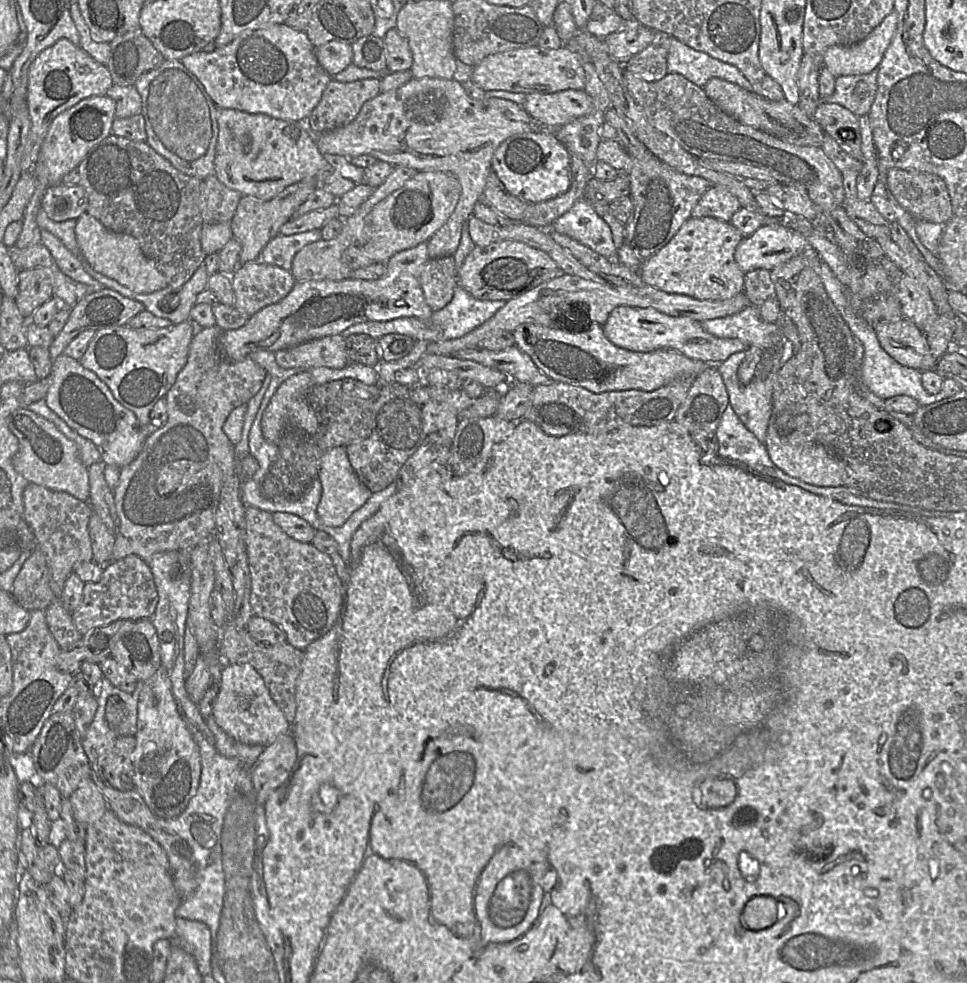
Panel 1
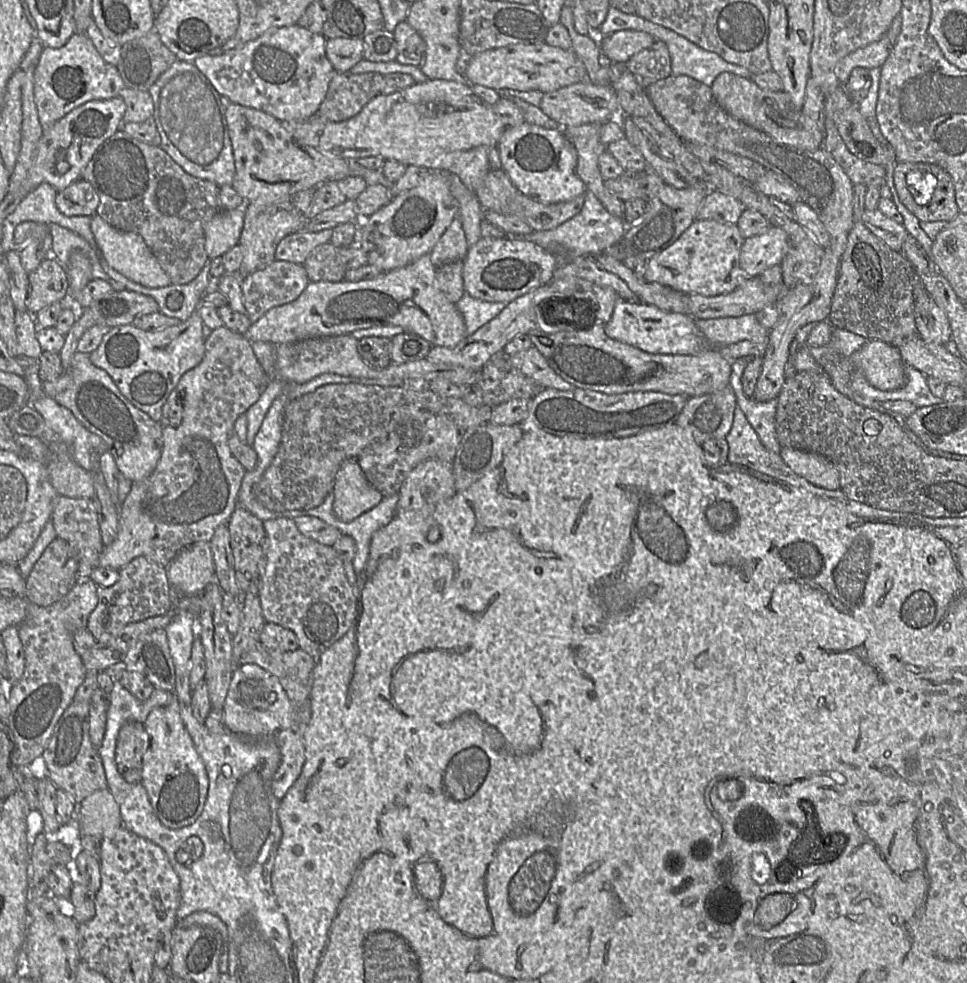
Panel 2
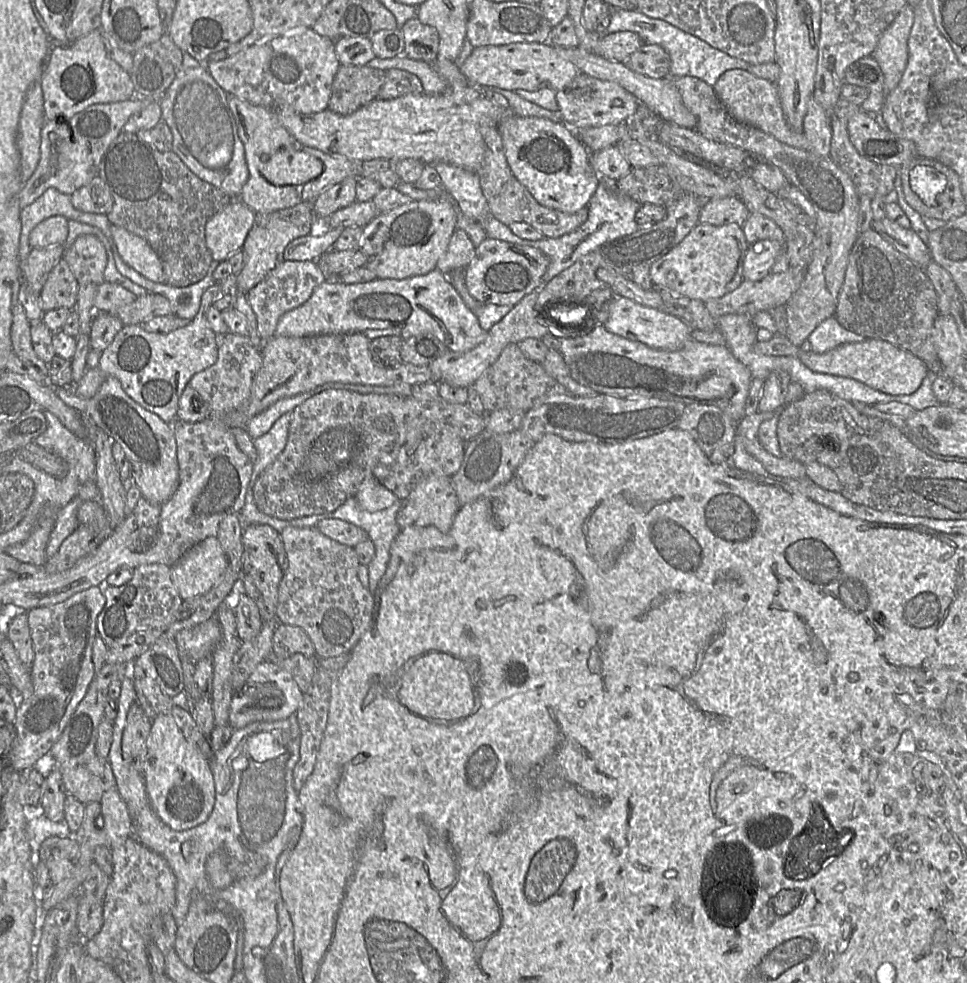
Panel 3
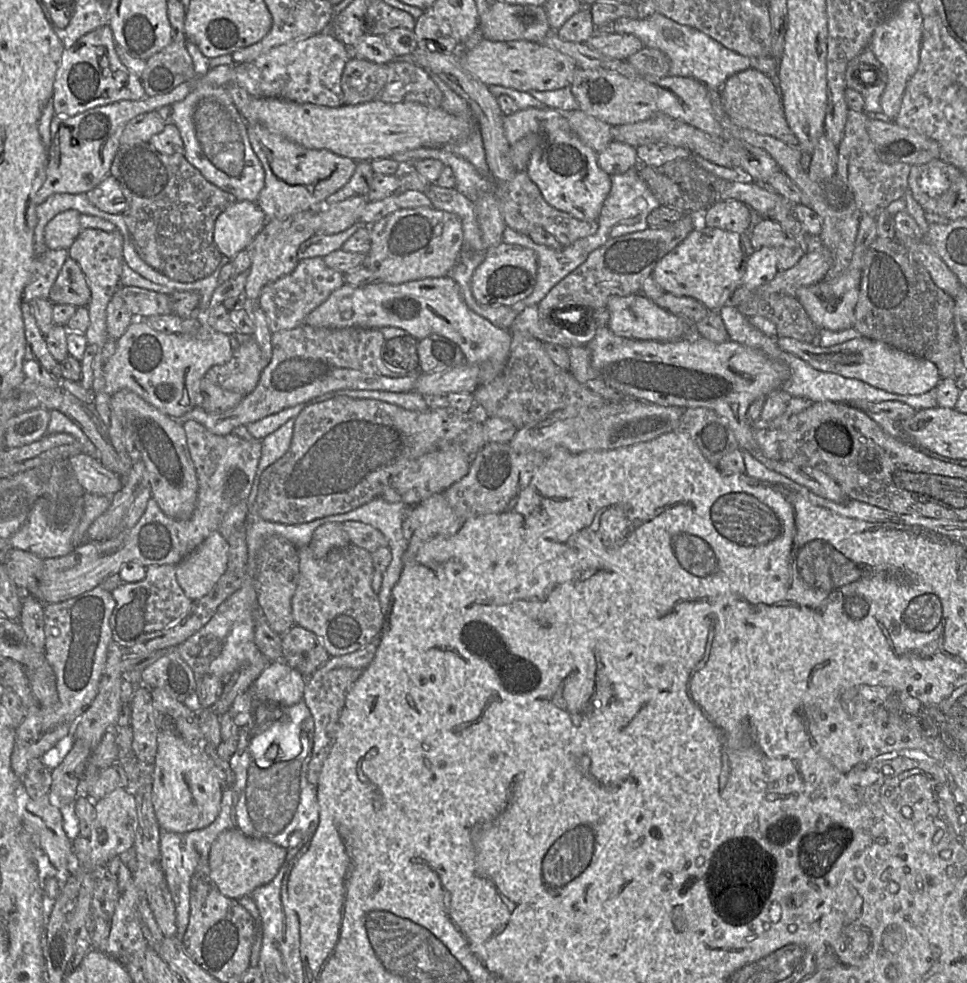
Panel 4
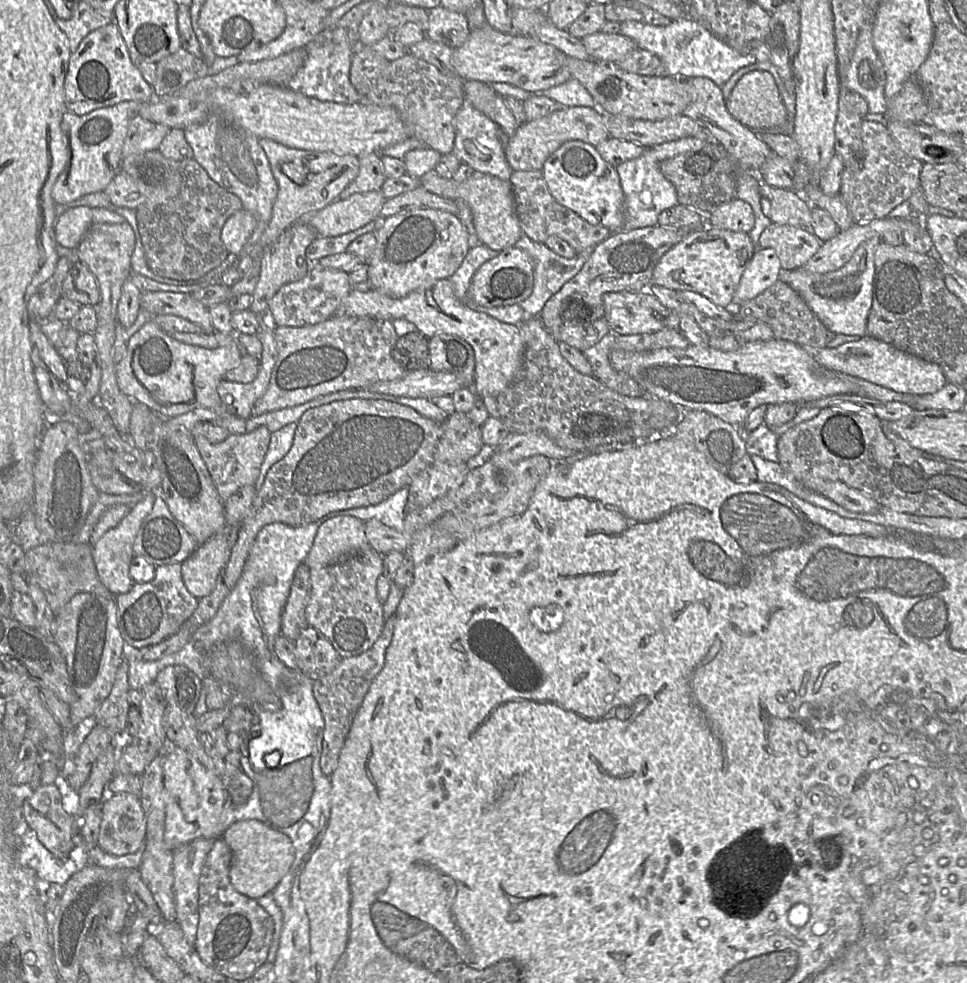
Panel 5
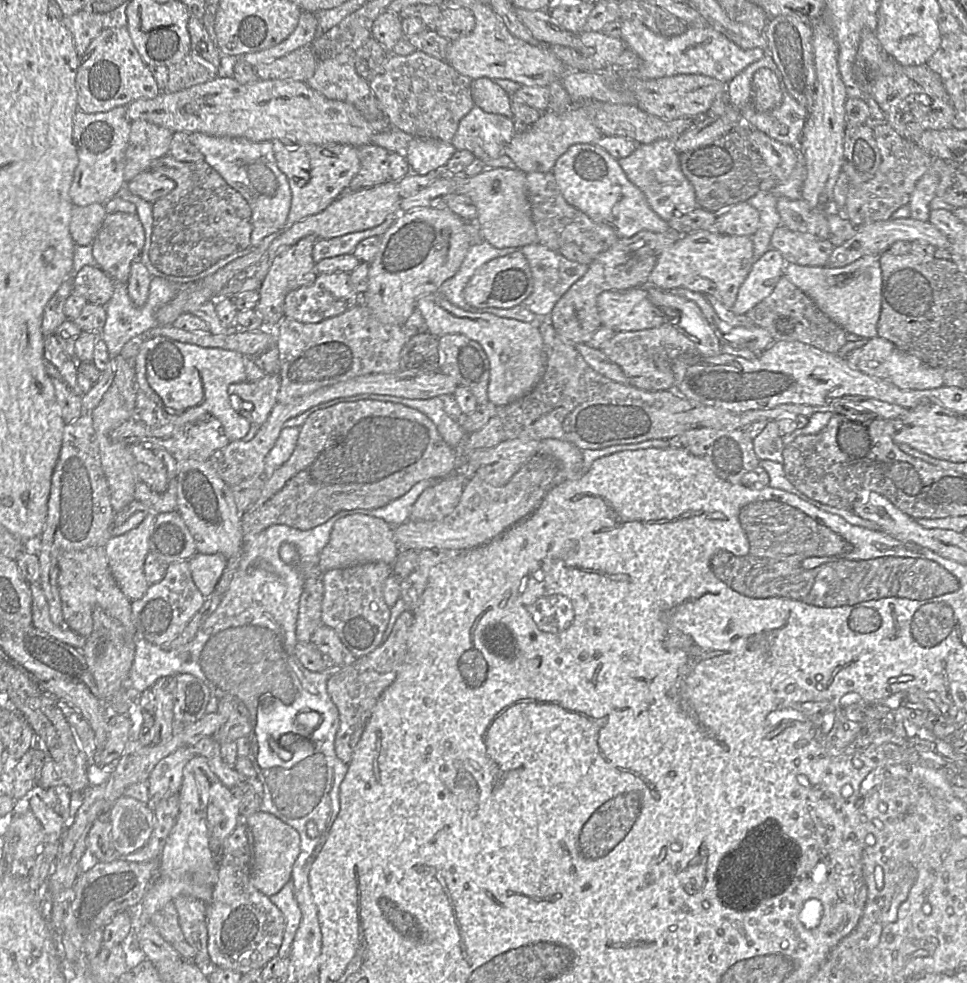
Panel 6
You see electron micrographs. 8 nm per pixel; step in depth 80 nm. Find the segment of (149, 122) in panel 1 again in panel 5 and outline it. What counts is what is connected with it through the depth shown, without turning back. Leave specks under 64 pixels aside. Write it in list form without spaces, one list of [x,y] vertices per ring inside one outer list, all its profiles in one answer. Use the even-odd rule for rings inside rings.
[[[211,115],[204,122],[189,125],[183,130],[193,150],[193,159],[215,183],[236,195],[243,209],[256,218],[256,228],[243,247],[243,252],[248,253],[266,230],[278,194],[278,184],[259,139],[251,132],[226,121],[221,115]]]

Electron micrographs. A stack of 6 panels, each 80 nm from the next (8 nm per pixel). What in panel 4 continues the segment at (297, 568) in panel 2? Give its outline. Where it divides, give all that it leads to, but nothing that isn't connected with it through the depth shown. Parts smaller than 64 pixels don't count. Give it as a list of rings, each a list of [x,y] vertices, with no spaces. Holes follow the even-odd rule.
[[[349,544],[336,548],[323,558],[316,558],[309,545],[297,549],[299,558],[299,581],[292,598],[292,613],[295,625],[318,636],[330,657],[338,657],[361,650],[379,637],[384,614],[378,595],[372,589],[374,565],[371,553]]]

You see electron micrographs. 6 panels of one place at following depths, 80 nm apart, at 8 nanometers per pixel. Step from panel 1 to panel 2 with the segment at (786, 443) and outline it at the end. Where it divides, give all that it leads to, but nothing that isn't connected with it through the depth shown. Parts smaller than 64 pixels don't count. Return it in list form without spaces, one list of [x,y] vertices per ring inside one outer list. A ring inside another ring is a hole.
[[[781,447],[779,455],[794,473],[810,483],[829,490],[840,488],[839,470],[826,457],[790,447]]]

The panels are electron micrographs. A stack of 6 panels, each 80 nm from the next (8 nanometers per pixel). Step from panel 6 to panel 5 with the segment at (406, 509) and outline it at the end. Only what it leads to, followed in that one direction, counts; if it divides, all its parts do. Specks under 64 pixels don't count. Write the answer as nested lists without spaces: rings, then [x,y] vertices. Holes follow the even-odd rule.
[[[404,487],[384,501],[371,506],[348,509],[340,516],[353,516],[363,521],[376,519],[397,531],[404,531],[408,488]]]

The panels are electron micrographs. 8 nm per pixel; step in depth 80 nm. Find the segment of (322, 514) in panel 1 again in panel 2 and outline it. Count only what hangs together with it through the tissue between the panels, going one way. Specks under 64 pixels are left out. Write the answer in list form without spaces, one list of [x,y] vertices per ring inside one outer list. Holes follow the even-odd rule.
[[[356,459],[342,463],[331,490],[333,514],[343,522],[350,522],[380,503],[384,495],[366,479]]]

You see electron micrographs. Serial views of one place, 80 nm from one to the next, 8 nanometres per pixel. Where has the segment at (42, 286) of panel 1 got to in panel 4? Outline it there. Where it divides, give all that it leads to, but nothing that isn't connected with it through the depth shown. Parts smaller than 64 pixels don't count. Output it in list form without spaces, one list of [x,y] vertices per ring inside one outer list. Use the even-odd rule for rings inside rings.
[[[68,258],[49,292],[48,300],[53,304],[87,307],[91,291],[79,264]]]

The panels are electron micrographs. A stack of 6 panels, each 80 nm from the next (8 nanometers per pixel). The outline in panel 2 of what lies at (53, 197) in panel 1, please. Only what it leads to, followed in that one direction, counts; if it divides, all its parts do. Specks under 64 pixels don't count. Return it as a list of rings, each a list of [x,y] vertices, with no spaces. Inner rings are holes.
[[[80,179],[67,188],[58,191],[55,204],[65,216],[94,216],[99,197],[93,187]]]

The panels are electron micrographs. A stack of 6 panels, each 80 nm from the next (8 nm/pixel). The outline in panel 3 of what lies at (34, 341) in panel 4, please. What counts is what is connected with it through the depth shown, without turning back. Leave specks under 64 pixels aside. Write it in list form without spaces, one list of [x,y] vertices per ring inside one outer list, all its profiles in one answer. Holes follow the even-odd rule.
[[[12,294],[12,317],[10,336],[13,352],[20,359],[32,361],[43,374],[47,374],[47,363],[41,360],[33,349],[31,321],[27,318],[25,310],[18,300],[18,294]]]

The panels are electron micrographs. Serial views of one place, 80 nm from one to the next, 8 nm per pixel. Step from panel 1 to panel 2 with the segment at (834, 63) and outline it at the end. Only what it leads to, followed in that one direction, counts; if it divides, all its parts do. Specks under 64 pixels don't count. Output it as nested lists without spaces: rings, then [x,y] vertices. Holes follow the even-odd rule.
[[[887,35],[880,40],[862,47],[840,60],[835,66],[835,74],[841,84],[848,81],[851,71],[856,67],[873,69],[881,67],[886,61],[891,44]]]

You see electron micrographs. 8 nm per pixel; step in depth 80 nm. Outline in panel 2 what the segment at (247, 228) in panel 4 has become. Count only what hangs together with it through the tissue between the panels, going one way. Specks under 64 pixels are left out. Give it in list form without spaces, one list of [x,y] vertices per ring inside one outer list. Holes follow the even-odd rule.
[[[244,208],[221,210],[204,224],[205,251],[208,258],[222,257],[239,244],[244,224]]]

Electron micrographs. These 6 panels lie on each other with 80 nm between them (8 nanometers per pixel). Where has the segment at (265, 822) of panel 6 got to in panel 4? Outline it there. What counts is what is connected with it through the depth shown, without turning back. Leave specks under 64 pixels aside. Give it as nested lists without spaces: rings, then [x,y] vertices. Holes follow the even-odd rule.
[[[237,829],[223,831],[211,846],[208,863],[210,877],[219,891],[229,898],[250,896],[253,890],[269,883],[286,862],[287,851],[270,841],[246,836]]]

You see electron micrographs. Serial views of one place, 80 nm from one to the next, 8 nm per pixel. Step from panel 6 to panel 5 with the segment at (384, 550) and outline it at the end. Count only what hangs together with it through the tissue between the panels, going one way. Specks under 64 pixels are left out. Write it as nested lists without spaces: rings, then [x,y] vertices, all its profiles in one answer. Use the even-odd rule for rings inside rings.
[[[353,516],[335,517],[320,525],[305,562],[310,568],[320,568],[364,548],[368,548],[365,521]]]

